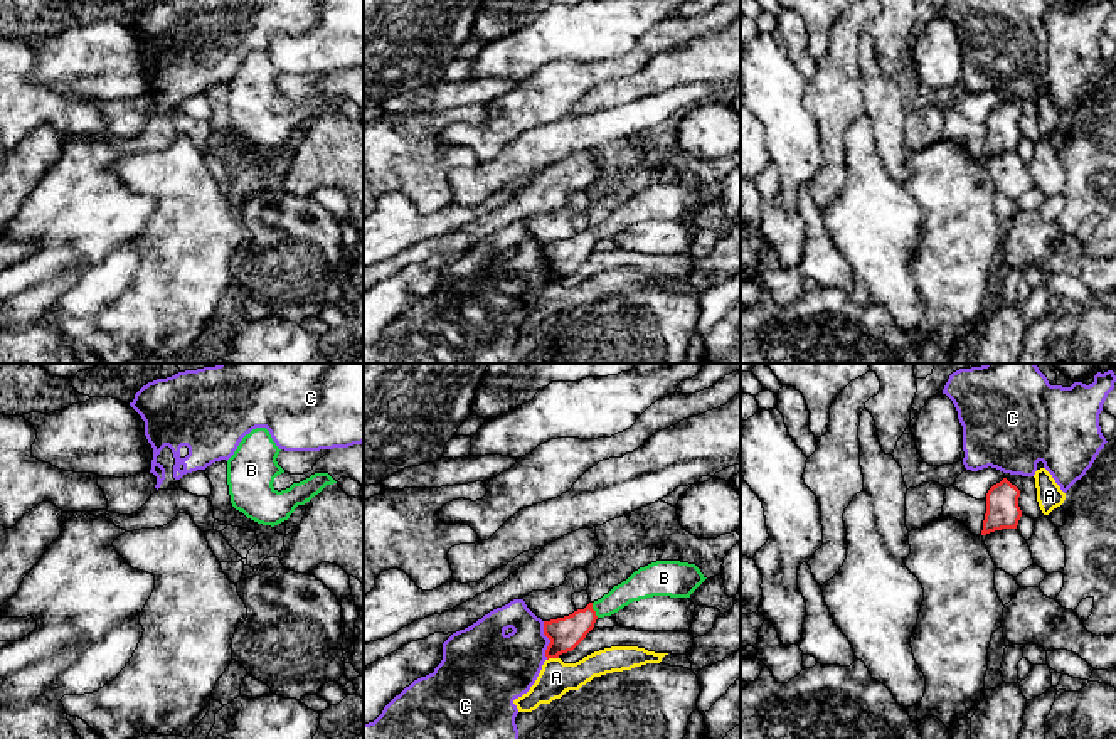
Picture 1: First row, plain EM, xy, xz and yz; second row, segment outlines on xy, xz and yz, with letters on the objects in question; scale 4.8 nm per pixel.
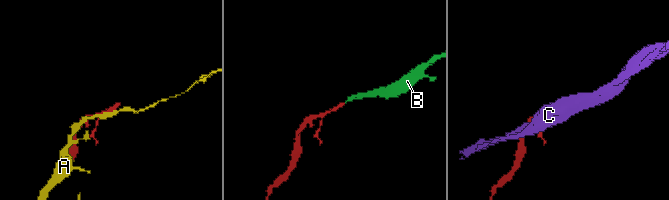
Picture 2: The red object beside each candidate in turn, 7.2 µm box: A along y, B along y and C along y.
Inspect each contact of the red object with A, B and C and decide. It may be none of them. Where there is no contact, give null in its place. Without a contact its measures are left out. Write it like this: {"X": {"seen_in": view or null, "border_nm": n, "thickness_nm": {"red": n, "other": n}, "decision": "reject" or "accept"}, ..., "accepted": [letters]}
{"A": {"seen_in": "xz", "border_nm": 60, "thickness_nm": {"red": 160, "other": 160}, "decision": "reject"}, "B": {"seen_in": "xz", "border_nm": 80, "thickness_nm": {"red": 160, "other": 130}, "decision": "accept"}, "C": {"seen_in": "xz", "border_nm": 190, "thickness_nm": {"red": 160, "other": 300}, "decision": "reject"}, "accepted": ["B"]}

